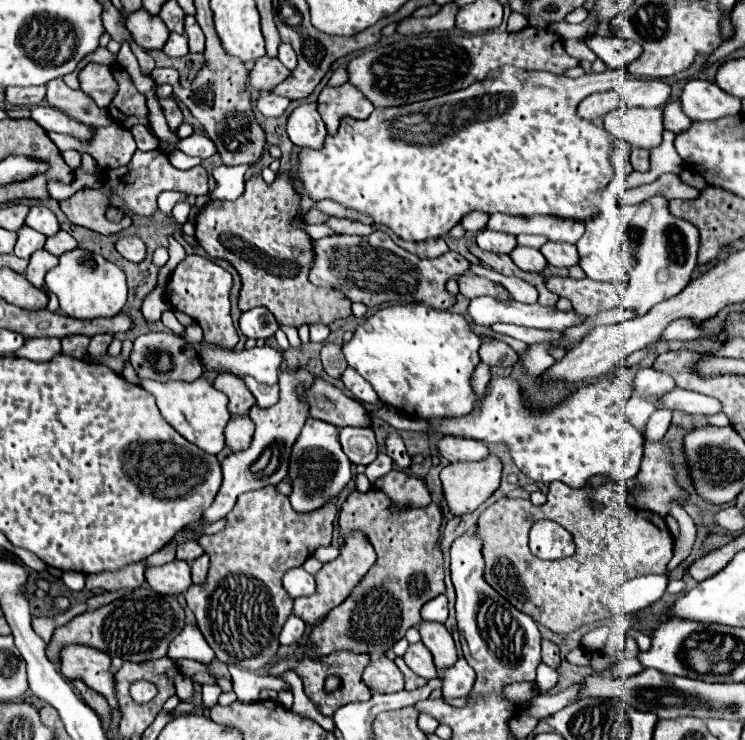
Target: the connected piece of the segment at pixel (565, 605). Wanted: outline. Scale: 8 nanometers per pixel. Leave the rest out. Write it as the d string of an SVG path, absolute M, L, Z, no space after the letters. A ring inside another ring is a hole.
M609 480L609 484L601 484L597 488L581 488L573 490L565 486L563 482L553 482L547 494L547 502L543 506L533 506L531 500L513 500L513 498L501 498L495 504L491 504L485 512L481 512L477 520L477 534L483 540L483 560L485 560L485 582L491 584L501 596L505 596L519 612L525 612L531 616L537 624L543 624L551 628L553 632L573 632L583 624L597 622L607 618L609 610L601 604L601 596L607 590L617 590L623 582L635 578L635 576L647 576L647 574L665 574L669 576L667 564L673 556L673 534L669 532L665 518L649 512L649 510L637 510L625 504L625 486L619 482ZM591 502L597 502L599 508L593 508ZM537 520L553 520L559 526L567 528L571 532L573 542L577 544L577 550L571 558L561 560L541 560L533 556L527 544L529 528Z

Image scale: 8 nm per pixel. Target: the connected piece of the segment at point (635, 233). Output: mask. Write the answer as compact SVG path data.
M653 196L637 206L625 208L625 222L629 234L635 238L635 248L629 252L627 270L631 274L631 286L621 298L623 308L637 310L639 316L647 314L657 302L677 296L691 280L691 272L697 264L699 232L693 224L677 220L667 210L669 200L665 196Z

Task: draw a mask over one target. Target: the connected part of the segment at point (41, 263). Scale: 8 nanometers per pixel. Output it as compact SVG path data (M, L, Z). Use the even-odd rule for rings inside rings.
M37 250L37 252L29 258L29 268L27 268L27 272L25 272L27 280L29 280L33 286L43 288L43 286L45 286L45 274L47 274L51 268L55 268L57 262L59 262L57 256L49 254L49 252L45 252L45 250Z

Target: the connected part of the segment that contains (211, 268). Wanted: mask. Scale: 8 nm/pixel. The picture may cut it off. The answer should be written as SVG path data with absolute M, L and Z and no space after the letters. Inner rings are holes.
M191 254L177 264L173 276L169 278L169 284L173 288L173 294L169 298L171 306L191 316L203 328L203 340L207 344L215 344L221 348L235 348L239 338L237 338L237 332L233 328L231 314L229 314L231 278L227 278L227 270L223 270L209 258Z

